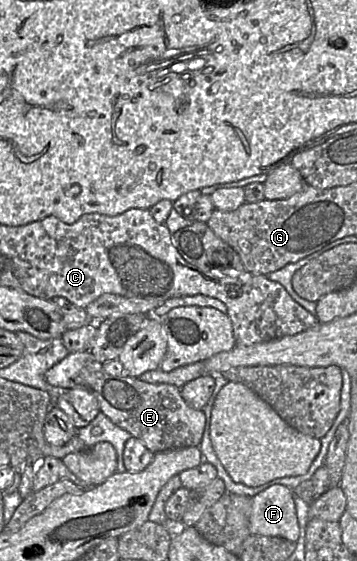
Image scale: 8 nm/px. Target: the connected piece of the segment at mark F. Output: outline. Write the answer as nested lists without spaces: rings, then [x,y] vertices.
[[[280,484],[254,495],[249,518],[251,534],[282,537],[296,542],[300,527],[294,498],[292,489]]]

